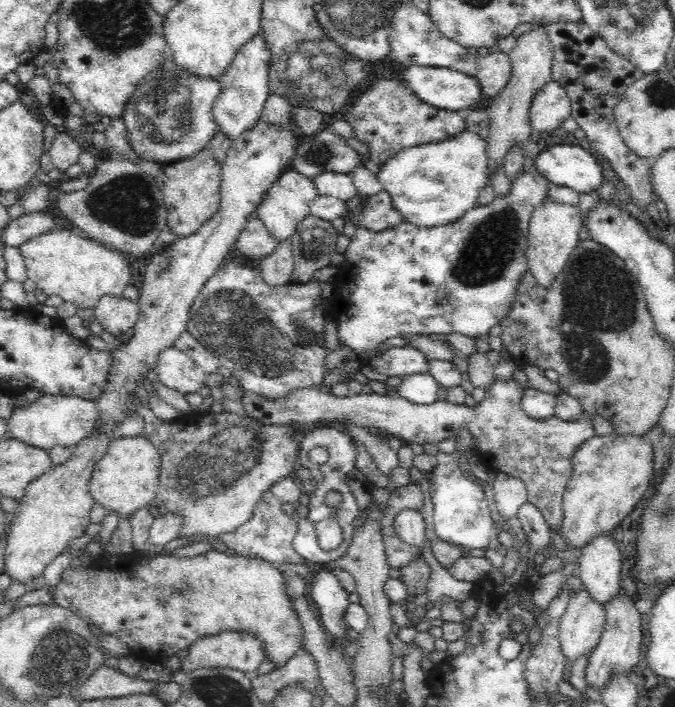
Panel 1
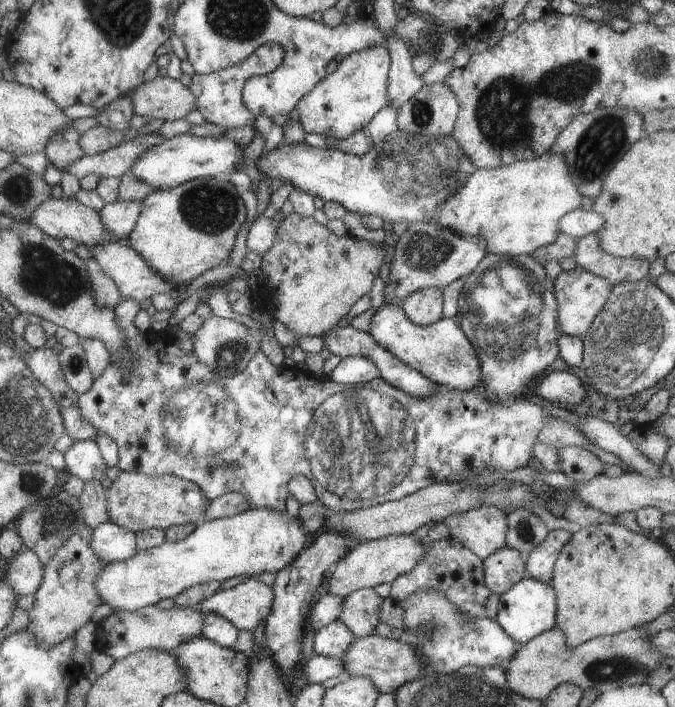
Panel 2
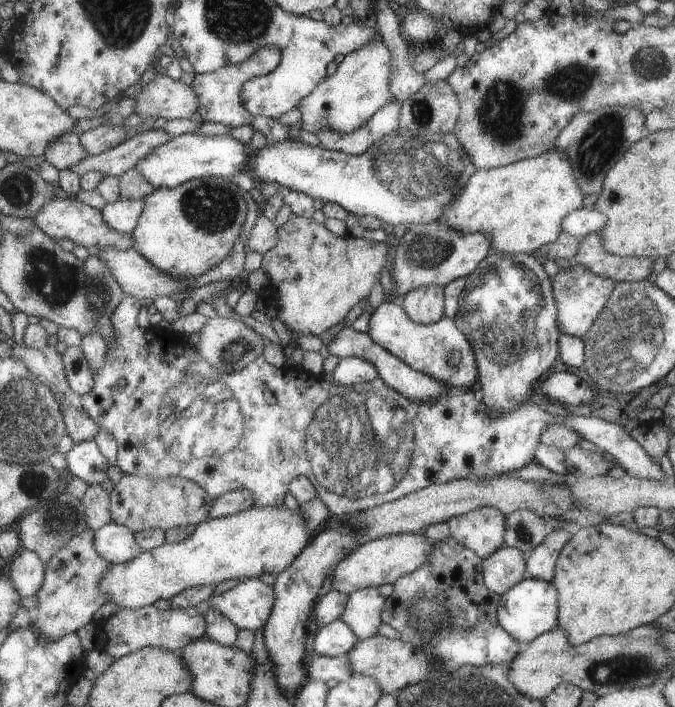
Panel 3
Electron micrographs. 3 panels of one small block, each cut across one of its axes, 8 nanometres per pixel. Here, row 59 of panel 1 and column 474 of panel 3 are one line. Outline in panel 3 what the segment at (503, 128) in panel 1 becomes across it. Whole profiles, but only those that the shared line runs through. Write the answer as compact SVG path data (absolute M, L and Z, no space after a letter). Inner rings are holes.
M479 507L461 516L448 518L446 524L454 544L468 548L484 559L502 546L504 520L499 510Z

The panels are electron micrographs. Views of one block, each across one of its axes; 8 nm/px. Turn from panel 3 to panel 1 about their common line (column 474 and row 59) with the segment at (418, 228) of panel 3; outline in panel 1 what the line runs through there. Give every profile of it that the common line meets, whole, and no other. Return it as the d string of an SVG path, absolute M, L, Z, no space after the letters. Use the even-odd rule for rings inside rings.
M258 34L250 39L236 53L230 66L220 75L221 92L213 105L213 116L219 131L233 142L244 132L250 132L260 122L267 99L269 56L264 35Z

